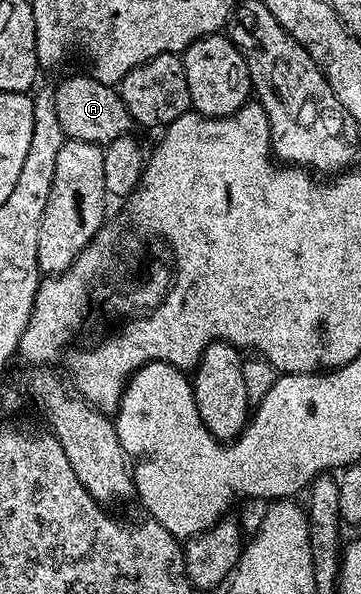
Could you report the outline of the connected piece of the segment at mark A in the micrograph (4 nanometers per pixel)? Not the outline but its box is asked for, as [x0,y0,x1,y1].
[52,73,131,144]

